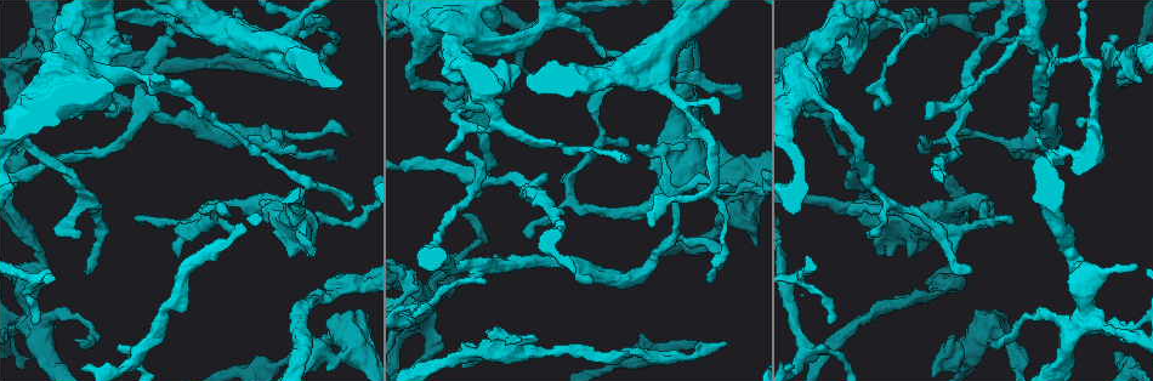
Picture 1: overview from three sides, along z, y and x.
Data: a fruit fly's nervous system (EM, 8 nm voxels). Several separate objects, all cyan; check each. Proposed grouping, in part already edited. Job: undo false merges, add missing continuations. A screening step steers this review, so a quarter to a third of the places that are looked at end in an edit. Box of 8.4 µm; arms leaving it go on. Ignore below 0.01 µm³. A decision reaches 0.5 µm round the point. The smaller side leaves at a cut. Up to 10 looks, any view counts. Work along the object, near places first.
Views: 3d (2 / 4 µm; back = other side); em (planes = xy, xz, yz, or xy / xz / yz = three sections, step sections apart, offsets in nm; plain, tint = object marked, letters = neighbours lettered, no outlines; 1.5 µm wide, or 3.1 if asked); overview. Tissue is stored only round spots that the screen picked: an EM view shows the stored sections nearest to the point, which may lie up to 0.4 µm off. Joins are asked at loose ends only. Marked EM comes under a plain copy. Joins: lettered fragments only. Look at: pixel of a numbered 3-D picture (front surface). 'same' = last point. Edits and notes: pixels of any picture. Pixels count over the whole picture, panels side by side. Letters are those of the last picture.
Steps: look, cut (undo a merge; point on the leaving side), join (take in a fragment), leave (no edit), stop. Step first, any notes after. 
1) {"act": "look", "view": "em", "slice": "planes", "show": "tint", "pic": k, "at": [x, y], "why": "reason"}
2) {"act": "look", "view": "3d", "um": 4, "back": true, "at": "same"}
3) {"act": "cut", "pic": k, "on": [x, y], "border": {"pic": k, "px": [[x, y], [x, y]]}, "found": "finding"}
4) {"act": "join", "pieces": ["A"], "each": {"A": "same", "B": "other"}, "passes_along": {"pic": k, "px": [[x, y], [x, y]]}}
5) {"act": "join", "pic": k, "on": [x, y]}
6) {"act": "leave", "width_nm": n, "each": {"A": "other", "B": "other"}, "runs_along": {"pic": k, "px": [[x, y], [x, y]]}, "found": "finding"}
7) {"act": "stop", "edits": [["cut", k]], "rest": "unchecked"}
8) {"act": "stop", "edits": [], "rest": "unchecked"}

{"act": "look", "view": "em", "slice": "yz", "step": 8, "show": "letters", "pic": 1, "at": [696, 341], "why": "branch stops here"}

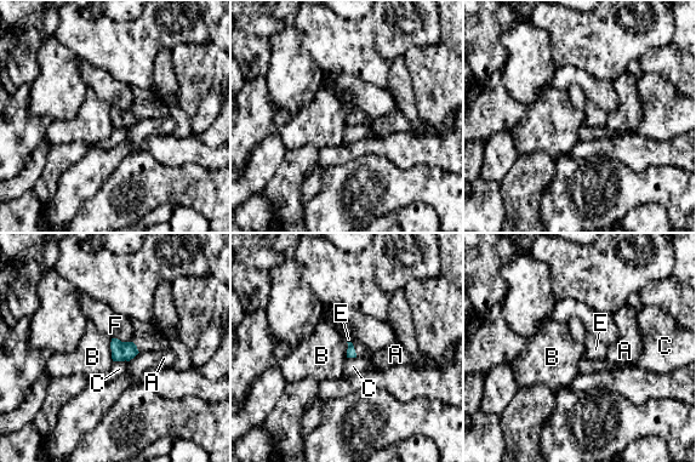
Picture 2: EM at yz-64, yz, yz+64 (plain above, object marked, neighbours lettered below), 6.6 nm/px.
{"act": "look", "view": "em", "slice": "planes", "show": "letters", "at": "same"}

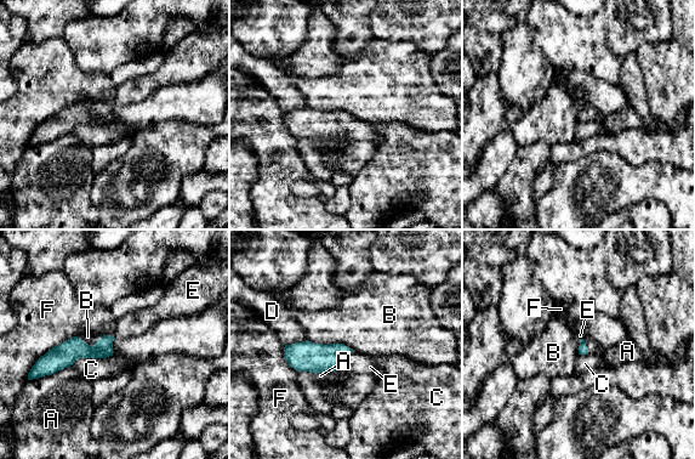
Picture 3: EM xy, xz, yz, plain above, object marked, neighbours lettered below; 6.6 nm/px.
{"act": "join", "pieces": ["E"], "longest_contact_nm": ["F", 360], "each": {"A": "other", "B": "other", "C": "other", "D": "other", "E": "same", "F": "other"}, "passes_along": {"pic": 3, "px": [[582, 349], [582, 339], [587, 339]]}, "found": "it goes on there"}

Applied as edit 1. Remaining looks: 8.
{"act": "look", "view": "3d", "um": 2, "pic": 1, "at": [351, 282], "why": "three-way junction"}

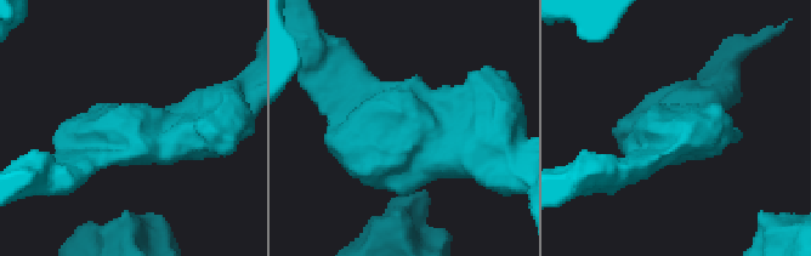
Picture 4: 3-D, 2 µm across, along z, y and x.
{"act": "look", "view": "em", "slice": "planes", "show": "tint", "pic": 4, "at": [664, 134], "arms": 3, "arm_widths_nm": [240, 260, 320], "why": "need the tissue"}

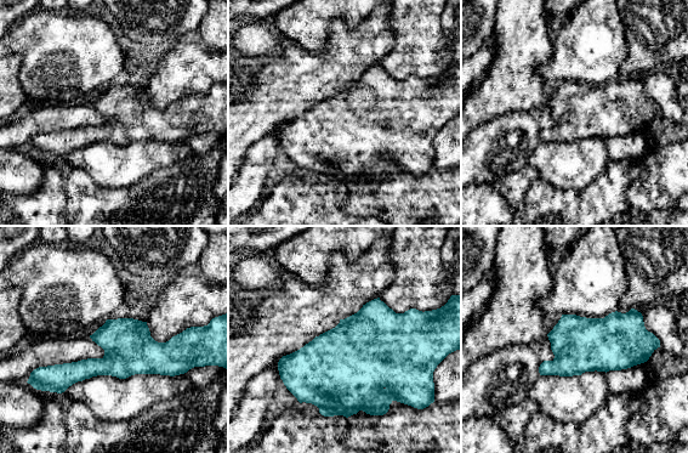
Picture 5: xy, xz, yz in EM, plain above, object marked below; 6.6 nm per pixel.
{"act": "look", "view": "em", "slice": "planes", "show": "letters", "at": "same"}

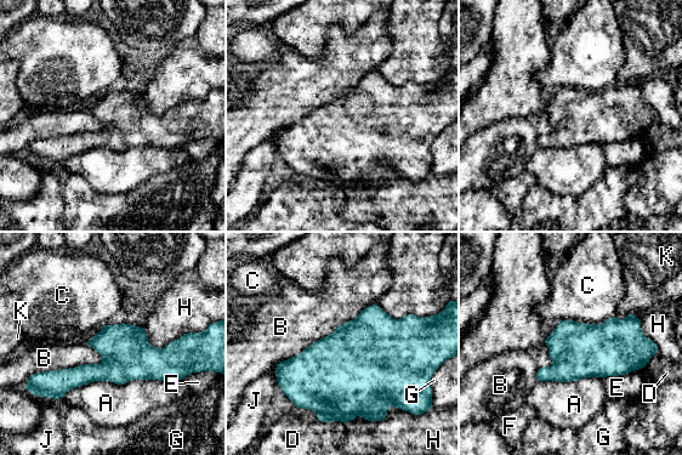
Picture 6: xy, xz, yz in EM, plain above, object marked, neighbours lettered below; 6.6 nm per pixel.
{"act": "leave", "each": {"A": "other", "B": "other", "C": "other", "D": "other", "E": "other", "F": "other", "G": "other", "H": "other", "J": "other", "K": "other"}, "border": {"pic": 6, "px": [[102, 356], [98, 363], [32, 375]]}, "found": "one neuron here"}

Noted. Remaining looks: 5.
{"act": "look", "view": "overview", "why": "redraw"}

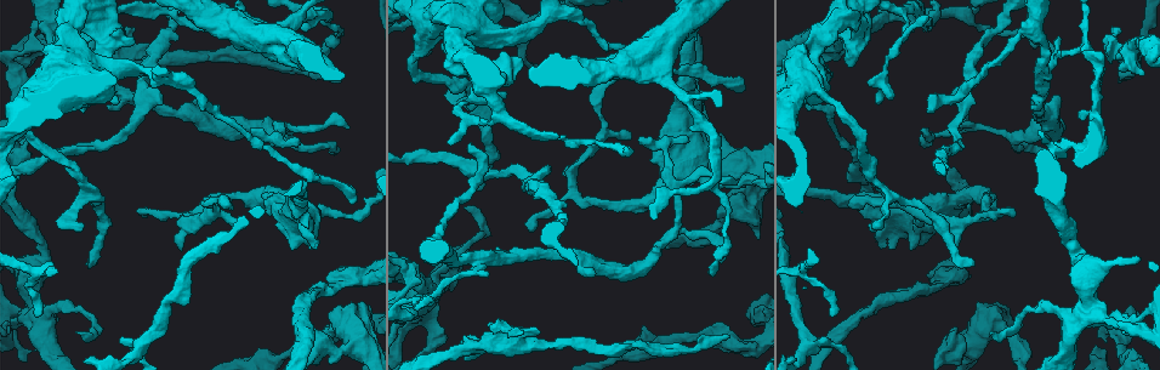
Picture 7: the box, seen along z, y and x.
{"act": "look", "view": "em", "slice": "xy", "step": 4, "show": "tint", "pic": 7, "at": [685, 97], "why": "side arm on a straight run"}

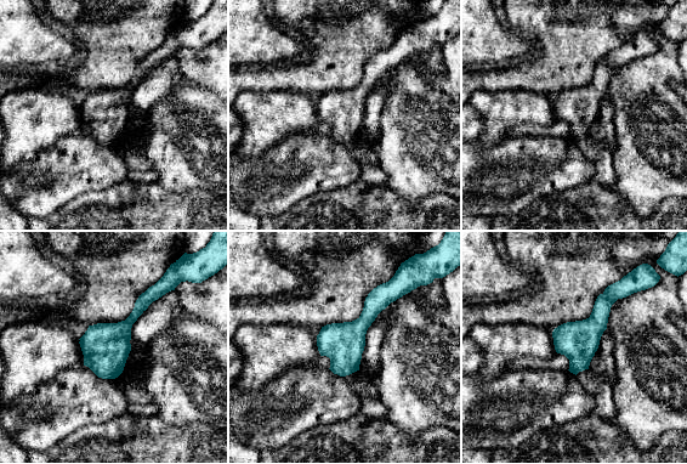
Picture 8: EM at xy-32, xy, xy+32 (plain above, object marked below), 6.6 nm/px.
{"act": "look", "view": "em", "slice": "planes", "show": "letters", "at": "same", "why": "cut it another way"}

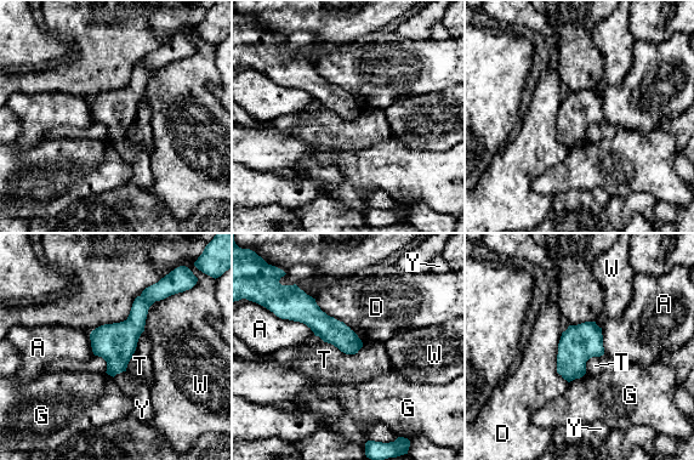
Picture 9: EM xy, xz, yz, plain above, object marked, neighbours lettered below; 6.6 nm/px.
{"act": "leave", "each": {"A": "other", "D": "other", "G": "other", "T": "other", "W": "other", "Y": "other"}, "border": {"pic": 9, "px": [[324, 341], [346, 353], [363, 346]]}, "found": "all the same neuron"}

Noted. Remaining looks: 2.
{"act": "look", "view": "em", "slice": "planes", "show": "tint", "pic": 7, "at": [505, 342], "why": "arms part here"}

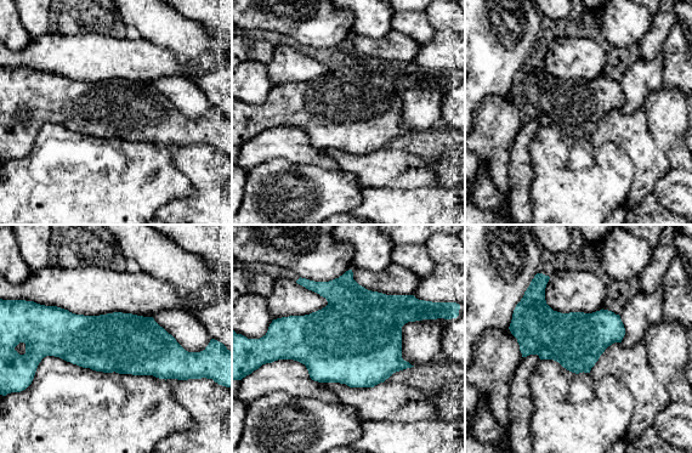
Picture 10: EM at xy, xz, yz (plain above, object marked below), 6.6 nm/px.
{"act": "look", "view": "em", "slice": "planes", "show": "letters", "at": "same"}

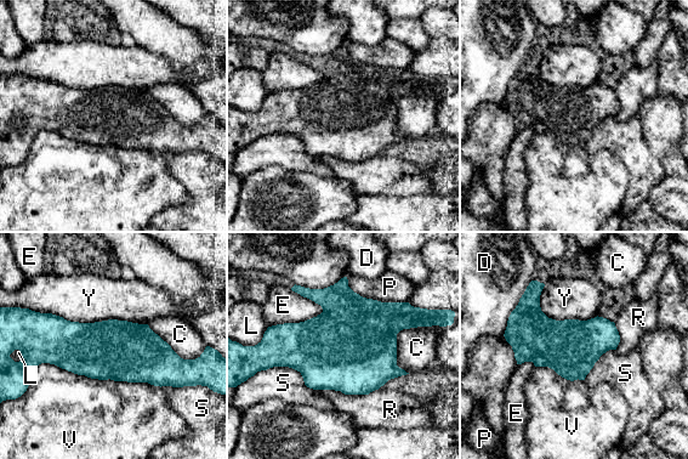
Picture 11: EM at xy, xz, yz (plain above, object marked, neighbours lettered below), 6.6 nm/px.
{"act": "leave", "width_nm": 380, "each": {"C": "other", "D": "other", "E": "other", "L": "other", "P": "other", "R": "other", "S": "other", "V": "other", "Y": "other"}, "border": {"pic": 11, "px": [[262, 369], [291, 367], [319, 390]]}, "found": "continuous, no second neuron"}

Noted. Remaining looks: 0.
{"act": "stop", "edits": [["join", 3]], "rest": "unchecked"}

